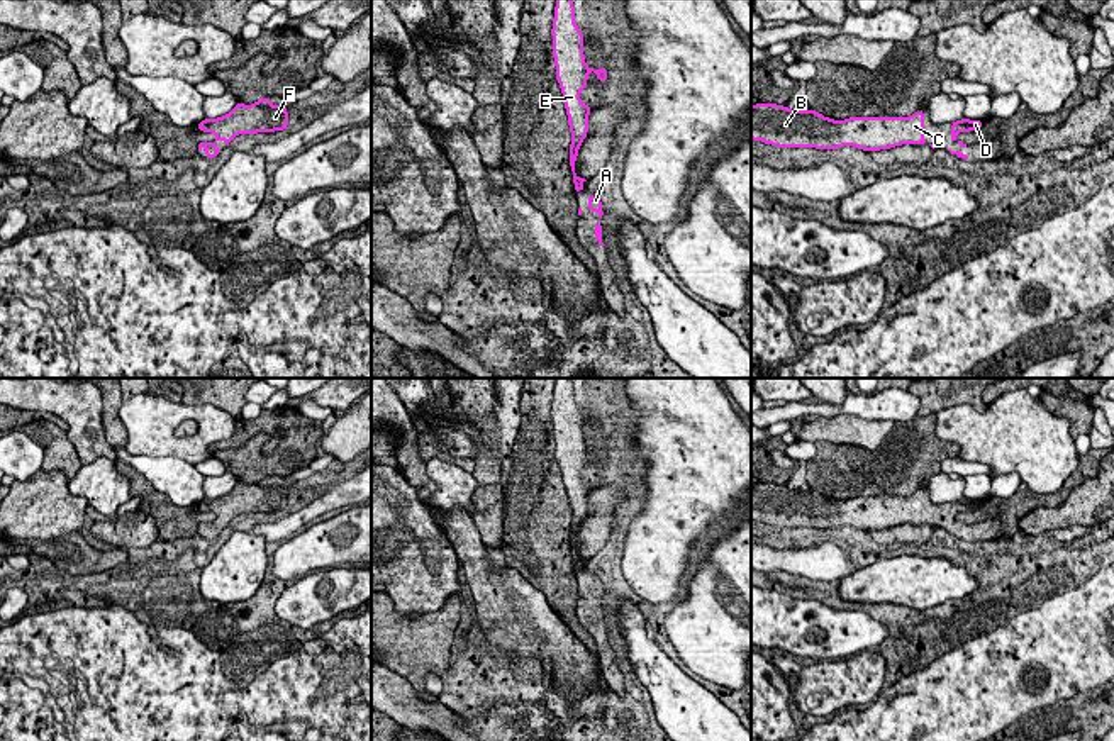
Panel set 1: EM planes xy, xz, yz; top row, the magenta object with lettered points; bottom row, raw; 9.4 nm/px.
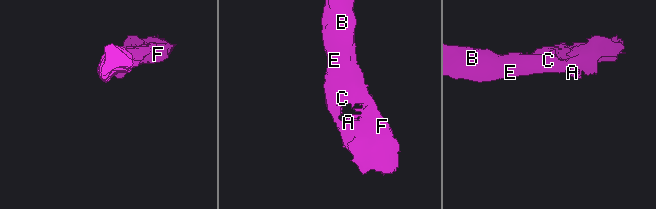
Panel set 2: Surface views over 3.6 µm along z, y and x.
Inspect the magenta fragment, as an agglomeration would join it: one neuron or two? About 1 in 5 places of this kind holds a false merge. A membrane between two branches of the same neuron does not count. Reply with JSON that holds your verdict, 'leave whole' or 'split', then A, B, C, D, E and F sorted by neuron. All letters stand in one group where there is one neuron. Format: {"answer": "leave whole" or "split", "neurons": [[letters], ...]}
{"answer": "leave whole", "neurons": [["A", "B", "C", "D", "E", "F"]]}

